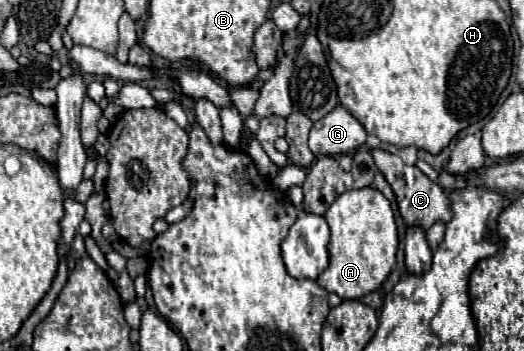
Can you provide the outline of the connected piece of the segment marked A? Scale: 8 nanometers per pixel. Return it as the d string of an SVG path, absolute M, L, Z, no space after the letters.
M375 187L345 191L327 209L325 219L331 229L329 267L317 277L317 283L341 299L361 299L381 287L397 265L399 235L391 201Z

